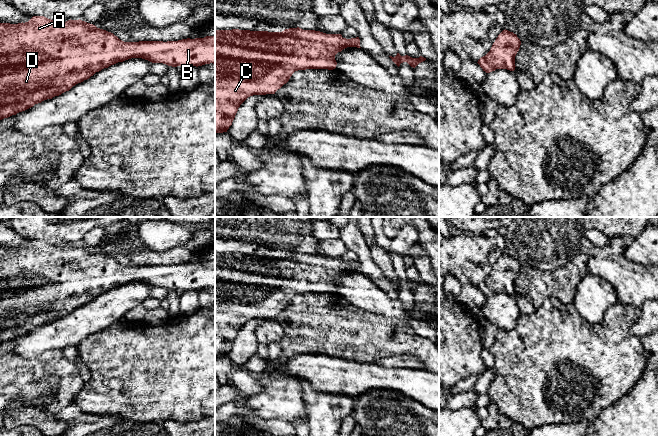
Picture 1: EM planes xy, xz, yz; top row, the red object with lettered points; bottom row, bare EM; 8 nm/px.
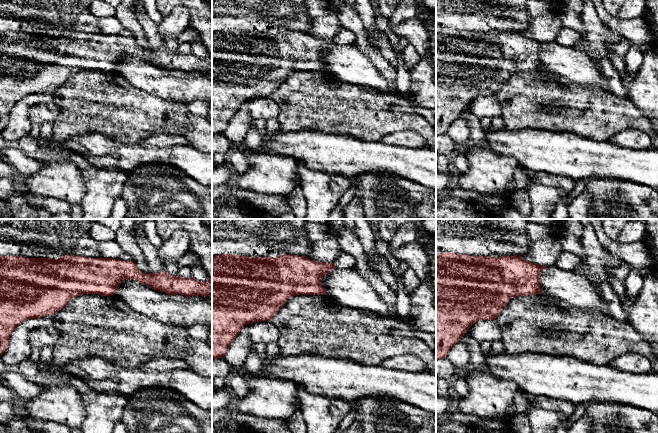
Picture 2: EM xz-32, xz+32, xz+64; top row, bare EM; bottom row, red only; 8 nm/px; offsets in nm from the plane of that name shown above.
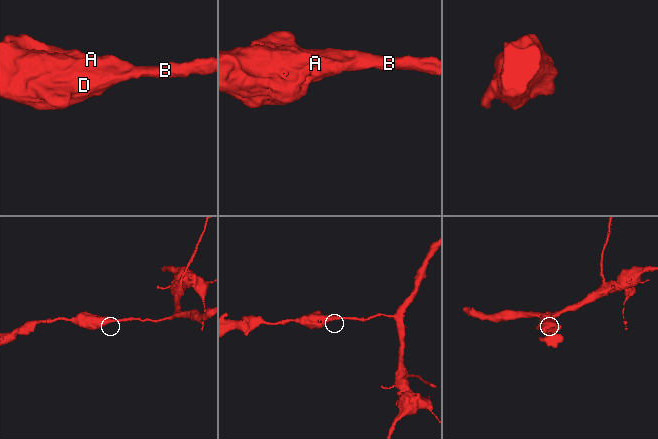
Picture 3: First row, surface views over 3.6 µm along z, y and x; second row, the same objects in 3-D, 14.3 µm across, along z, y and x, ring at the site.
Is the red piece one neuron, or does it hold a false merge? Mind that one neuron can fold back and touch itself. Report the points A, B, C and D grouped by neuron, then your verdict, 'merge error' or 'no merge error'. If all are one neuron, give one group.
groups A B C D; no merge error

